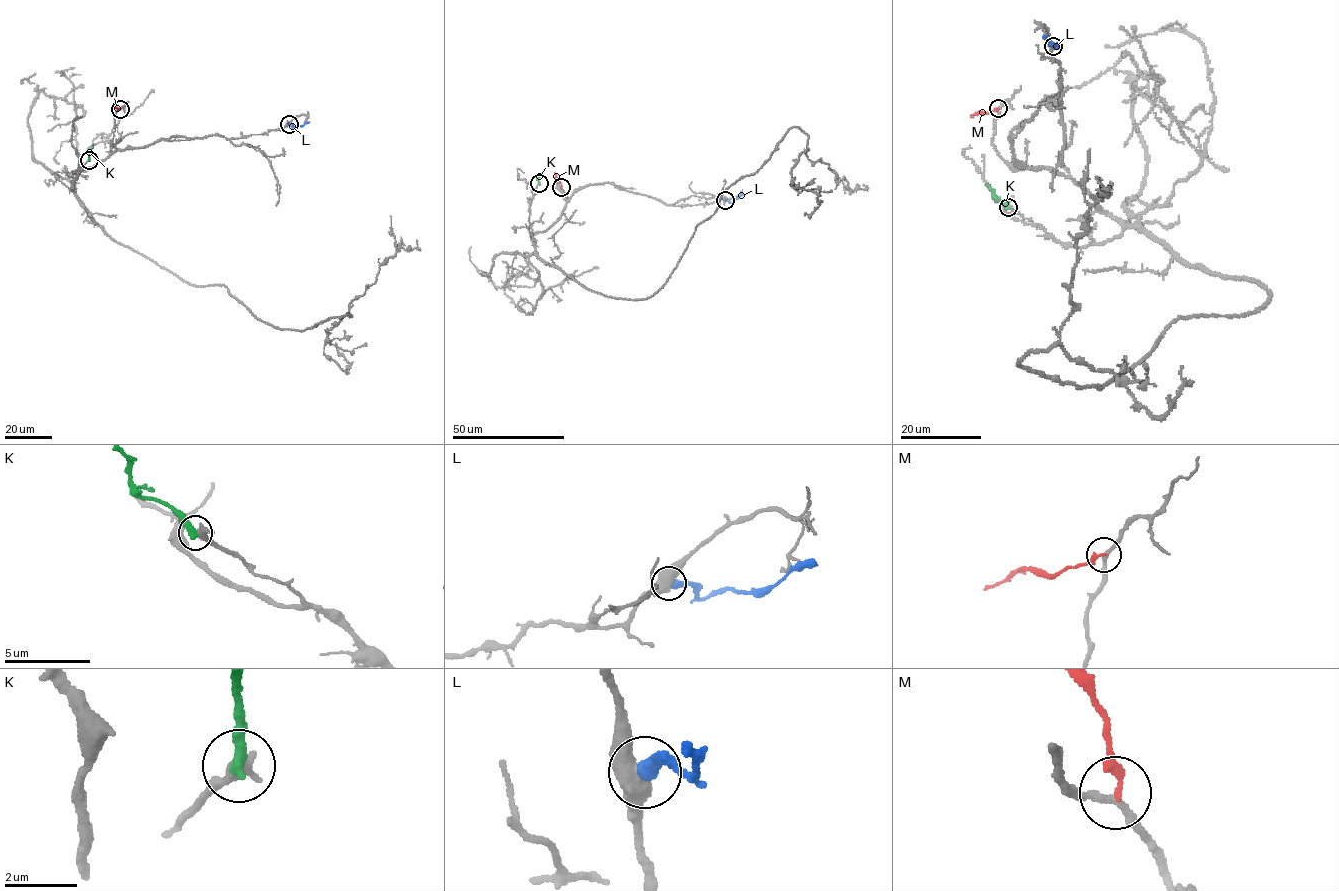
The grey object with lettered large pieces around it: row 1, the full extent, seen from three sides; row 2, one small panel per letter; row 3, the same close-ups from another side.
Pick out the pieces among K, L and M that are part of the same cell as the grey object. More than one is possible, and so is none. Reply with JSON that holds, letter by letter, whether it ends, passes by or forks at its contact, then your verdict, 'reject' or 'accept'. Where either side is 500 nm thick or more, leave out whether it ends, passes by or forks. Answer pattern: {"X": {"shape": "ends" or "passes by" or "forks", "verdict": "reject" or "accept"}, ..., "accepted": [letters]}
{"K": {"shape": "ends", "verdict": "reject"}, "L": {"verdict": "reject"}, "M": {"shape": "ends", "verdict": "reject"}, "accepted": []}

